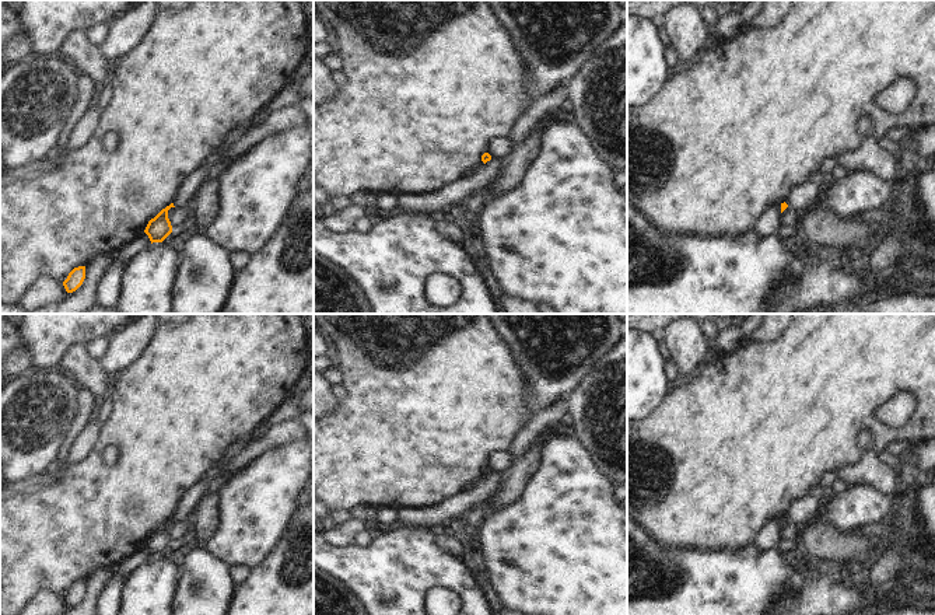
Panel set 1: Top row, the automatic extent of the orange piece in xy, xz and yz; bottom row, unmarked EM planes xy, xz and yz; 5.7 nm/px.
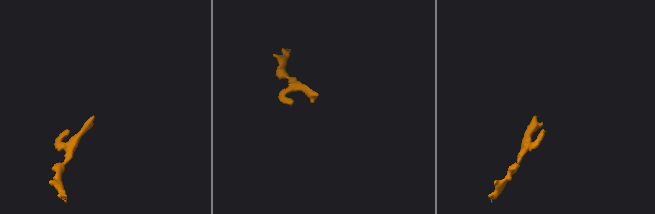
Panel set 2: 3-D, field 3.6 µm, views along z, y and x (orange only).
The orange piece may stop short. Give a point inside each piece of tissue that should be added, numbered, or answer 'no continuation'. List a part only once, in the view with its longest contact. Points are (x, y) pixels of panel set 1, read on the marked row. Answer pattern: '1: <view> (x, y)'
no continuation

